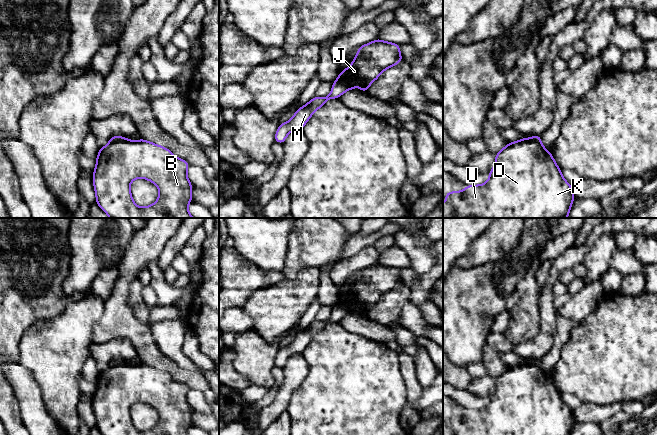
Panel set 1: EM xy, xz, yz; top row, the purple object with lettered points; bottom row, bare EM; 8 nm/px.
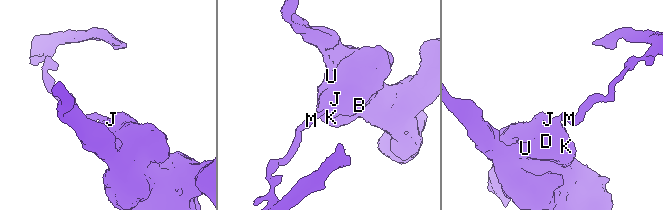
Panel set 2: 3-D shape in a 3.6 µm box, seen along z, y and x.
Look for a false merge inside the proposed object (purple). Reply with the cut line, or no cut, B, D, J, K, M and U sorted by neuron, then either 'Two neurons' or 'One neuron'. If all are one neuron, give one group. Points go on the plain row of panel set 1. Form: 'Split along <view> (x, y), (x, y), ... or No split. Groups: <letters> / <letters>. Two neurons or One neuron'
Split along xy (124, 362), (109, 367). Groups: B D J K U / M. Two neurons

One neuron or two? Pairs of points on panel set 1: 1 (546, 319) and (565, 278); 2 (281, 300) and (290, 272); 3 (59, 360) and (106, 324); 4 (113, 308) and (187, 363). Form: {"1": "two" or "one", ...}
{"1": "two", "2": "two", "3": "two", "4": "two"}

